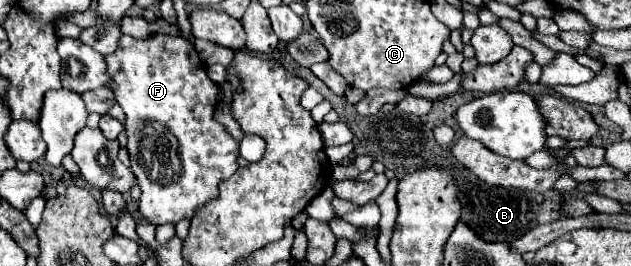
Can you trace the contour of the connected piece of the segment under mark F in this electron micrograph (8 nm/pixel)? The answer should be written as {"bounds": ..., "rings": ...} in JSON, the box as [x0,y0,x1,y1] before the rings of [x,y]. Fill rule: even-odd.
{"bounds":[105,36,239,224],"rings":[[[121,36],[119,40],[119,48],[117,52],[113,52],[111,56],[105,56],[105,64],[107,64],[107,76],[111,76],[111,80],[107,82],[107,88],[115,94],[117,104],[123,108],[125,112],[125,134],[127,134],[127,150],[129,150],[129,158],[131,158],[131,170],[137,176],[139,188],[141,188],[141,200],[139,200],[139,210],[141,214],[151,222],[151,224],[177,224],[181,218],[193,218],[195,210],[203,204],[207,204],[209,200],[217,198],[219,194],[219,182],[227,180],[229,176],[235,174],[235,170],[239,168],[237,158],[239,158],[239,142],[227,132],[227,128],[223,124],[219,124],[213,116],[215,112],[215,104],[217,104],[217,96],[219,96],[219,86],[215,82],[209,80],[205,66],[201,62],[201,58],[197,56],[195,48],[191,42],[185,42],[183,38],[173,38],[173,36],[149,36],[145,40],[137,40],[131,36]]]}

